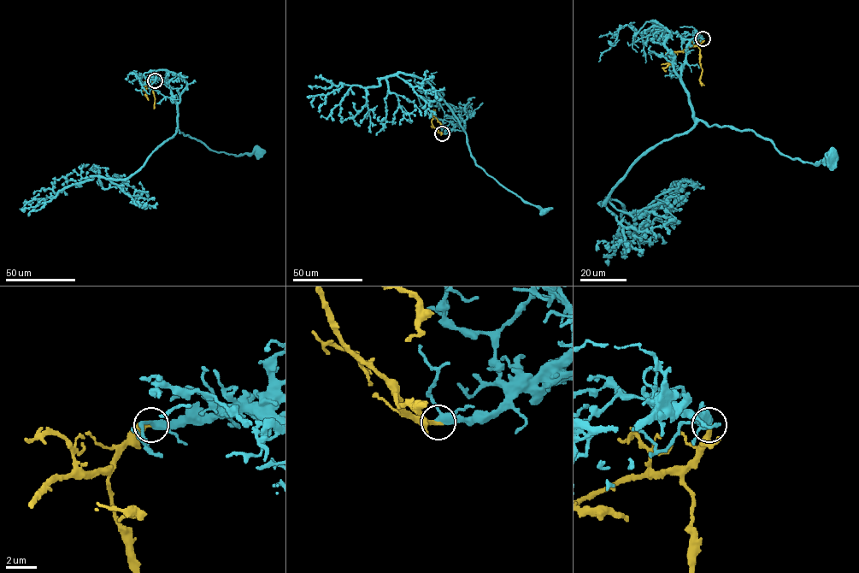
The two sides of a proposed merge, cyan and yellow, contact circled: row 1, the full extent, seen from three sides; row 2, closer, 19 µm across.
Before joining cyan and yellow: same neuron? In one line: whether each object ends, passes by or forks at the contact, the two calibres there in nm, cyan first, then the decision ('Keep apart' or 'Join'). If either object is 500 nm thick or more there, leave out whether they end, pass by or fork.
At the ring cyan passes by. At the ring yellow ends. Thickness 360 nm (cyan) against 400 nm. Join

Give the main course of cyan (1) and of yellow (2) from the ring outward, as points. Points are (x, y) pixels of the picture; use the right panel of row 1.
1: (702, 38), (690, 41), (681, 74), (695, 117), (709, 126), (752, 131), (791, 158), (814, 164), (829, 156)
2: (702, 38), (698, 44), (672, 53), (690, 53)

